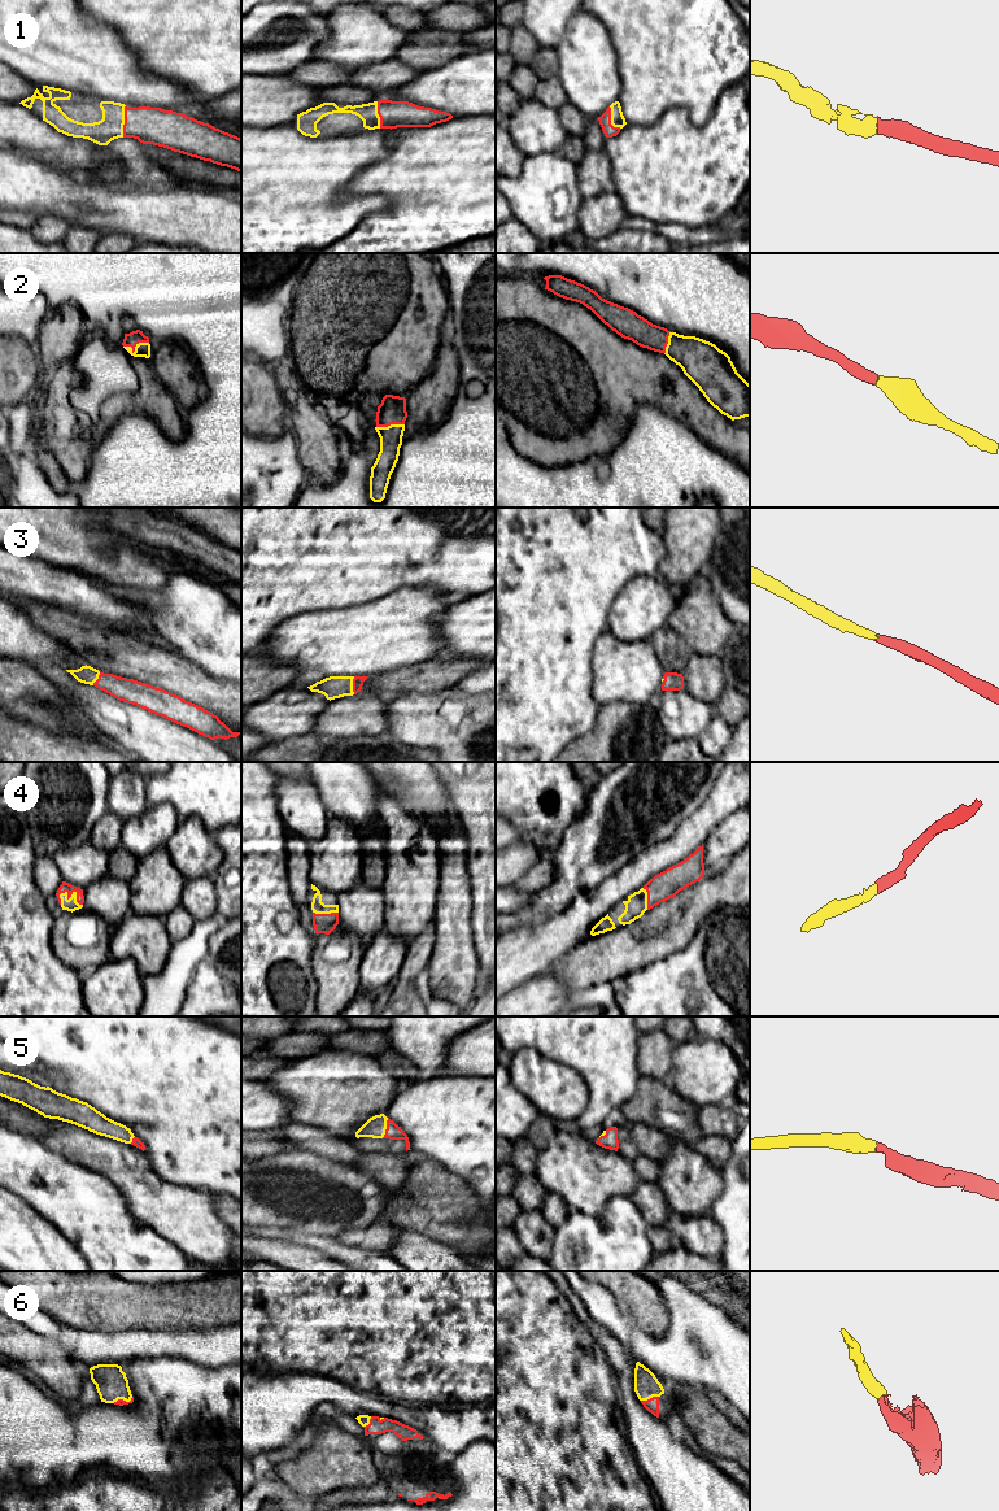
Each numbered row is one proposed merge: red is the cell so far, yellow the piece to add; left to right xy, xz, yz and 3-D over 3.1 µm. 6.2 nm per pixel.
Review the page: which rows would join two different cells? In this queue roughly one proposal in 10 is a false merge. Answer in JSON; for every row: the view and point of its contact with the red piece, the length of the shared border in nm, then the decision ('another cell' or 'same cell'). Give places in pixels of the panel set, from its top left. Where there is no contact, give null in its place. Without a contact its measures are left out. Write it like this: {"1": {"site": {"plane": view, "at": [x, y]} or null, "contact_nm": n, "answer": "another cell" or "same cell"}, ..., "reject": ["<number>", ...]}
{"1": {"site": {"plane": "xy", "at": [125, 121]}, "contact_nm": 200, "answer": "same cell"}, "2": {"site": {"plane": "xy", "at": [135, 345]}, "contact_nm": 160, "answer": "same cell"}, "3": {"site": {"plane": "xz", "at": [353, 686]}, "contact_nm": 110, "answer": "same cell"}, "4": {"site": {"plane": "xy", "at": [72, 893]}, "contact_nm": 170, "answer": "same cell"}, "5": {"site": {"plane": "xz", "at": [387, 1128]}, "contact_nm": 130, "answer": "same cell"}, "6": {"site": {"plane": "yz", "at": [650, 1398]}, "contact_nm": 120, "answer": "same cell"}, "reject": []}

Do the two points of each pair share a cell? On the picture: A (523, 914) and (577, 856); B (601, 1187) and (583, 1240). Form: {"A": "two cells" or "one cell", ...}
{"A": "one cell", "B": "two cells"}

